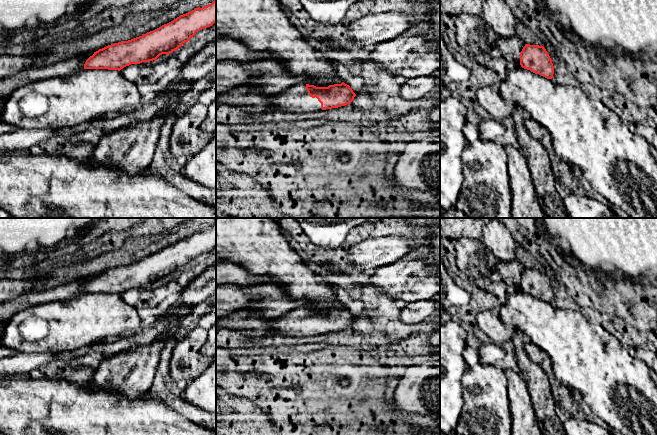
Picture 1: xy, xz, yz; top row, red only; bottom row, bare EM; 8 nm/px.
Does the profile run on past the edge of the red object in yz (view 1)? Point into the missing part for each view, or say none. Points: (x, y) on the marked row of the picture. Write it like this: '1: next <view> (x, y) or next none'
1: next none

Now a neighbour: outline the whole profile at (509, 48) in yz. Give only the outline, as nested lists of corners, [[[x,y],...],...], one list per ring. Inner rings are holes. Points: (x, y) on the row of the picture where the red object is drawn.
[[[517,35],[510,38],[498,37],[496,41],[497,52],[506,61],[520,62],[520,52],[524,46],[524,42]]]

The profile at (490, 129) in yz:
[[[492,118],[483,119],[479,124],[480,139],[501,142],[505,133],[502,121]]]

